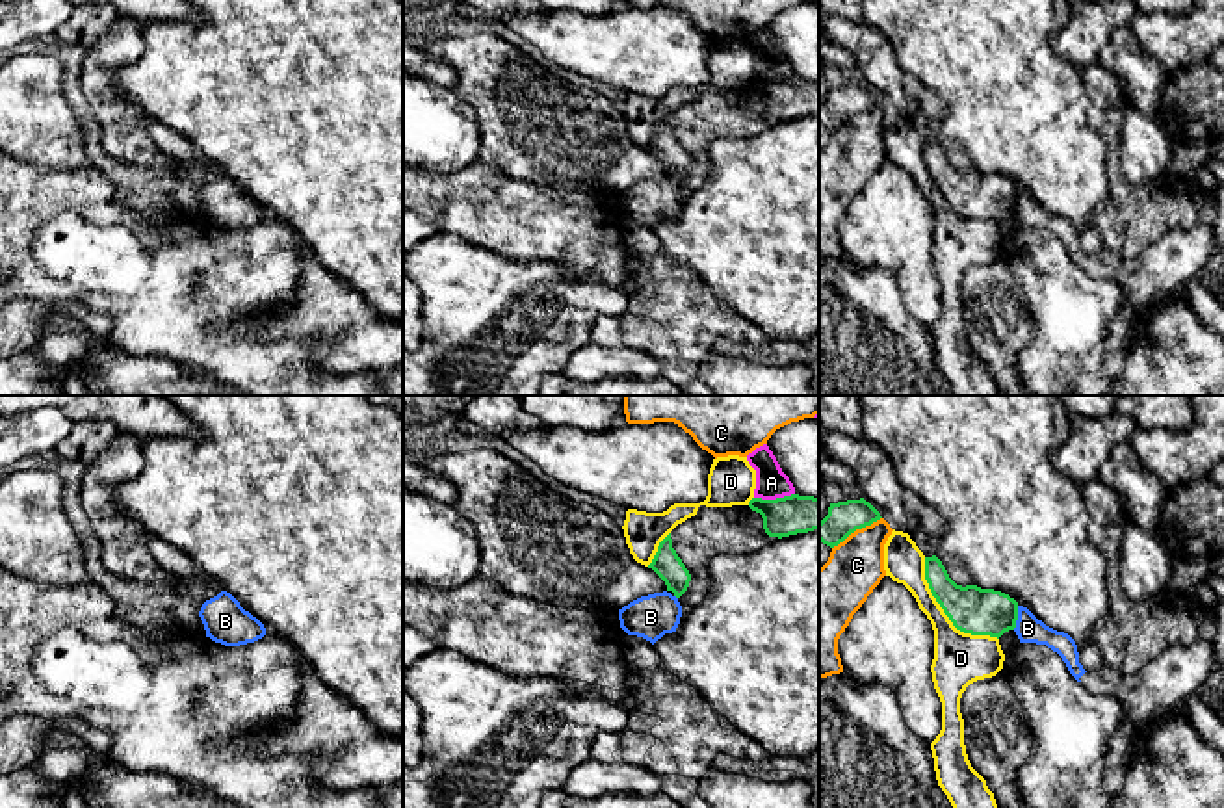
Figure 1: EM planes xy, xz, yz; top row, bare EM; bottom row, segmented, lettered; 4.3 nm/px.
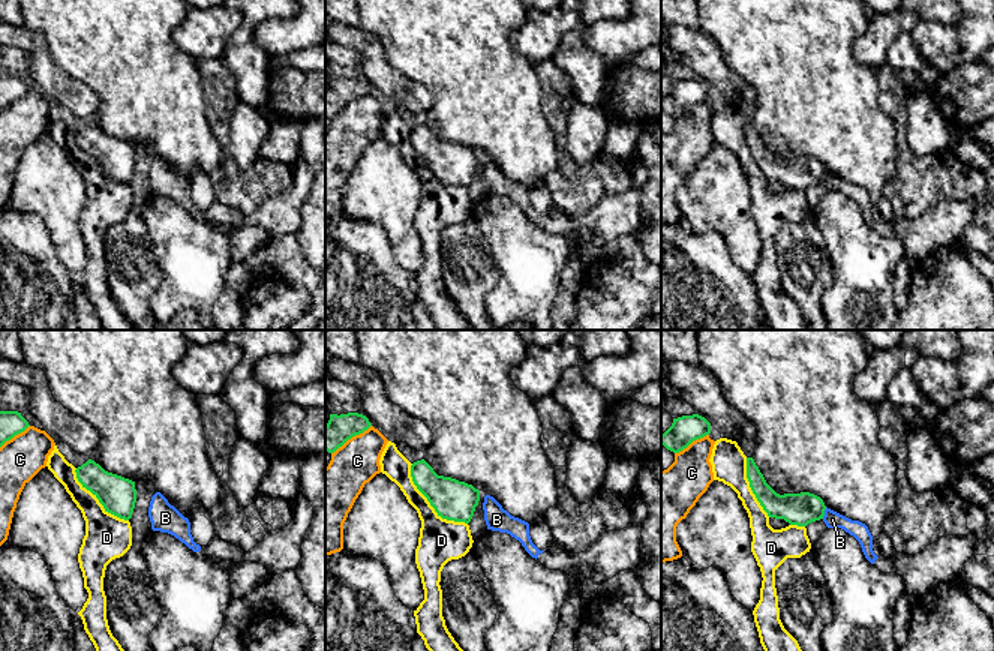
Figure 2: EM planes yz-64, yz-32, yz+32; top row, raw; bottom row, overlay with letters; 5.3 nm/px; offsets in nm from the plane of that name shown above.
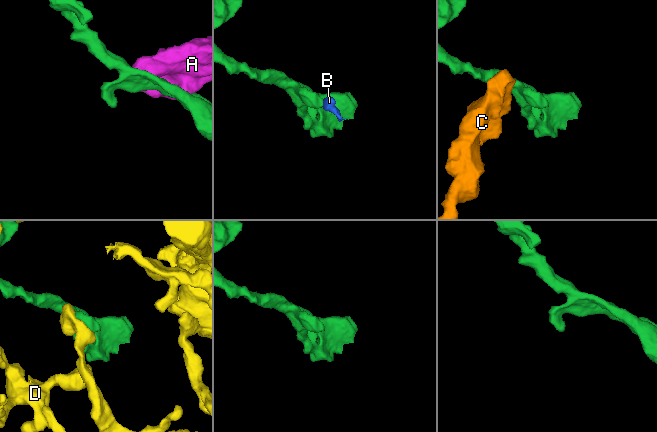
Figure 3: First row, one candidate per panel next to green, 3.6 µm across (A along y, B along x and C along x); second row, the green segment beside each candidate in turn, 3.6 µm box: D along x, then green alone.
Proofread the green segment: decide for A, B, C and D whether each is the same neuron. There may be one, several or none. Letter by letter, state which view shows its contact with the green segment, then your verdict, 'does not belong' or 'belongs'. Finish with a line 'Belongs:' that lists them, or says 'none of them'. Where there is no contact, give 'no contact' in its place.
A: meets green in xz; does not belong
B: meets green in yz; does not belong
C: meets green in yz; does not belong
D: meets green in yz; does not belong
Belongs: none of them

